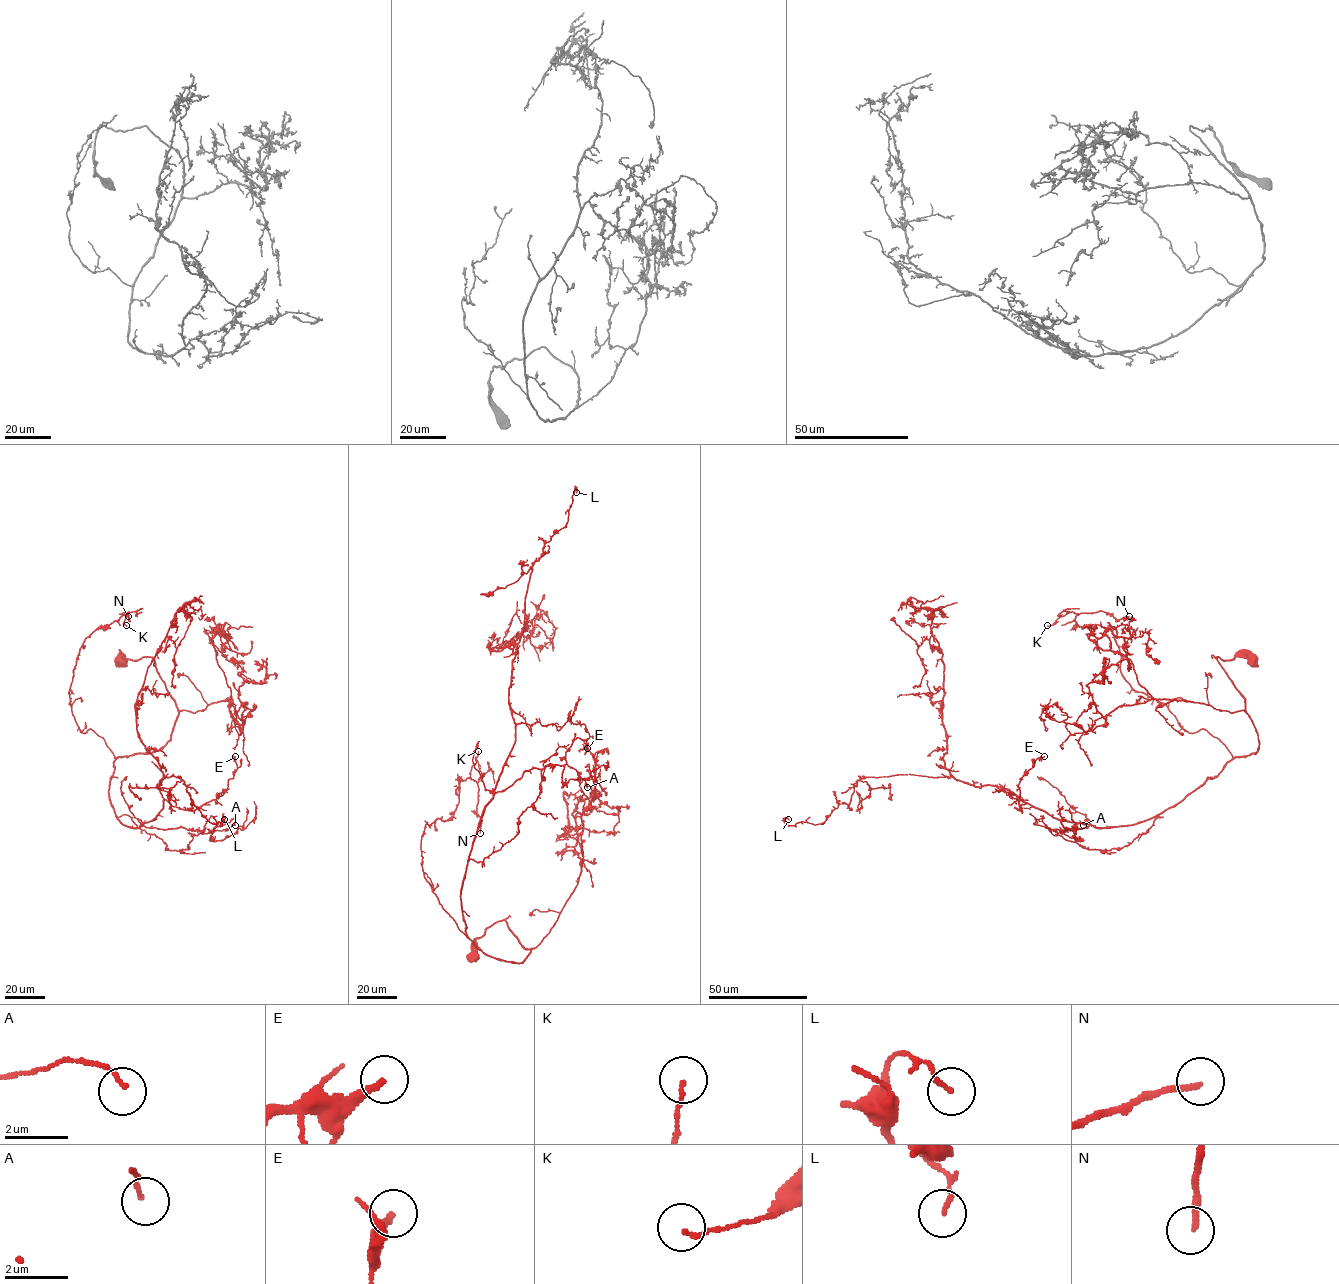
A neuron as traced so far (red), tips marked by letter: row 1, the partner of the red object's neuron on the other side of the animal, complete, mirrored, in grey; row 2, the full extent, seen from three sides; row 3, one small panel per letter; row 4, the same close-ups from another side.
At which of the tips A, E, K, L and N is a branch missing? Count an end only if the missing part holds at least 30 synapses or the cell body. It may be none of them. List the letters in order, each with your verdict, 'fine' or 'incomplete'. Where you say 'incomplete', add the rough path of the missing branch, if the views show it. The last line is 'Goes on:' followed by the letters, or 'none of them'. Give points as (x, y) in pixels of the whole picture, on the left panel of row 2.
A: fine
E: fine
K: fine
L: fine
N: fine
Goes on: none of them

